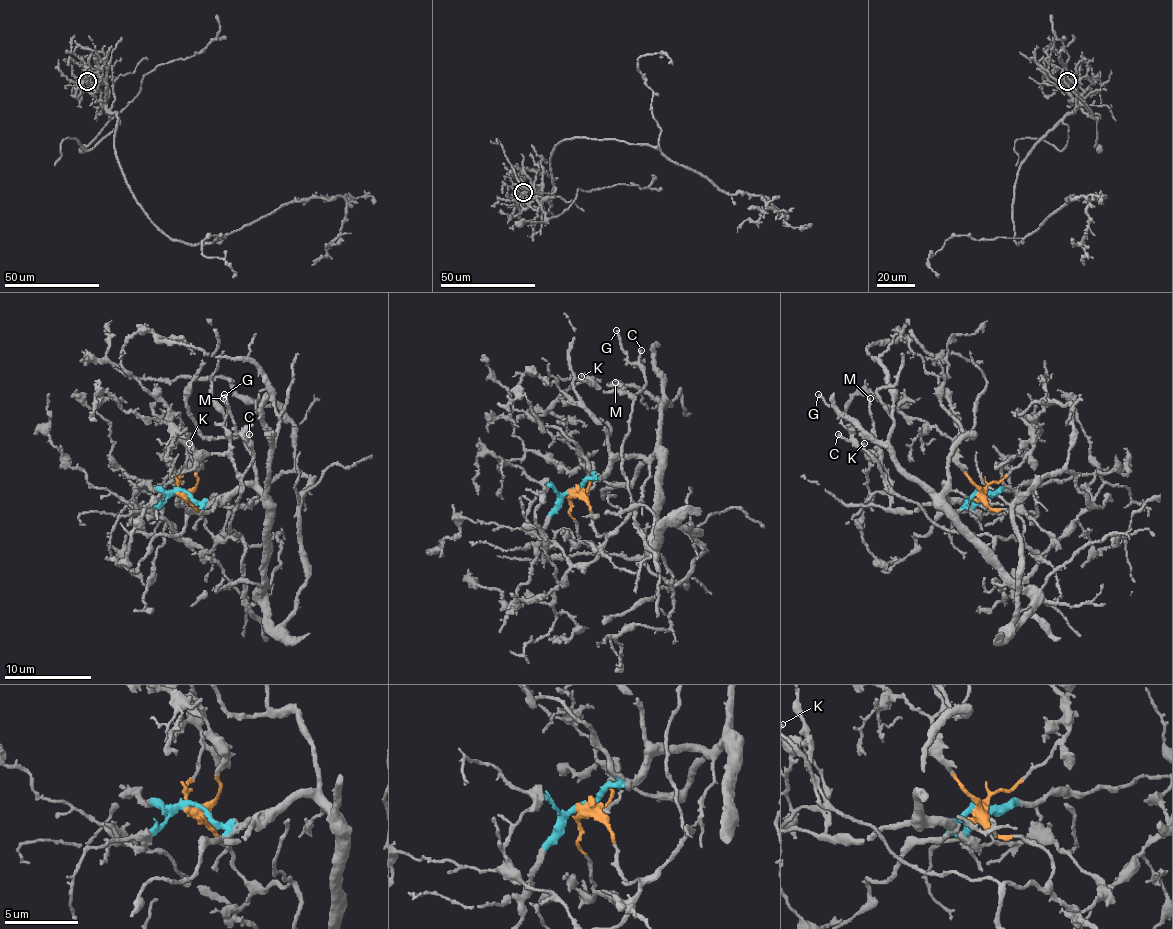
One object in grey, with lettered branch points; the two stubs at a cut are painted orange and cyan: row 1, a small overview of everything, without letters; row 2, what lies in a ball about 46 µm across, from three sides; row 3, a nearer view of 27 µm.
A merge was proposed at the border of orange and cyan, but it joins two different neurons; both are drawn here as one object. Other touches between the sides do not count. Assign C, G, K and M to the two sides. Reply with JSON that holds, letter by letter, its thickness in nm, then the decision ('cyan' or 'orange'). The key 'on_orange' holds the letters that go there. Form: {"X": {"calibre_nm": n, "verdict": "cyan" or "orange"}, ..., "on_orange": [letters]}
{"C": {"calibre_nm": 200, "verdict": "orange"}, "G": {"calibre_nm": 200, "verdict": "orange"}, "K": {"calibre_nm": 190, "verdict": "orange"}, "M": {"calibre_nm": 170, "verdict": "orange"}, "on_orange": ["C", "G", "K", "M"]}

